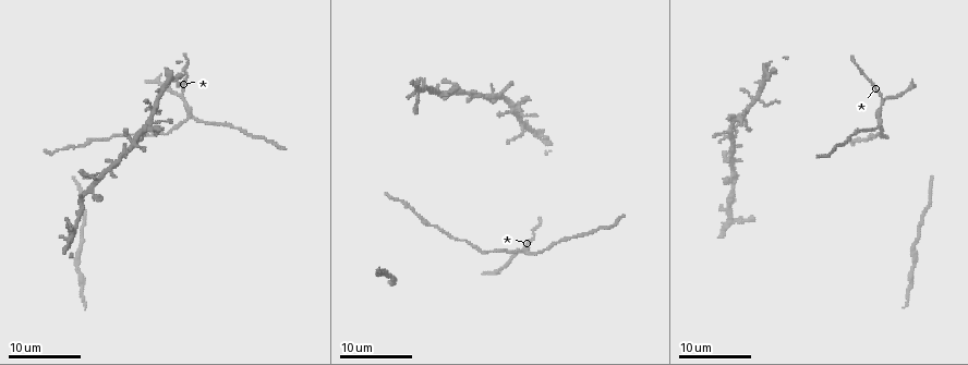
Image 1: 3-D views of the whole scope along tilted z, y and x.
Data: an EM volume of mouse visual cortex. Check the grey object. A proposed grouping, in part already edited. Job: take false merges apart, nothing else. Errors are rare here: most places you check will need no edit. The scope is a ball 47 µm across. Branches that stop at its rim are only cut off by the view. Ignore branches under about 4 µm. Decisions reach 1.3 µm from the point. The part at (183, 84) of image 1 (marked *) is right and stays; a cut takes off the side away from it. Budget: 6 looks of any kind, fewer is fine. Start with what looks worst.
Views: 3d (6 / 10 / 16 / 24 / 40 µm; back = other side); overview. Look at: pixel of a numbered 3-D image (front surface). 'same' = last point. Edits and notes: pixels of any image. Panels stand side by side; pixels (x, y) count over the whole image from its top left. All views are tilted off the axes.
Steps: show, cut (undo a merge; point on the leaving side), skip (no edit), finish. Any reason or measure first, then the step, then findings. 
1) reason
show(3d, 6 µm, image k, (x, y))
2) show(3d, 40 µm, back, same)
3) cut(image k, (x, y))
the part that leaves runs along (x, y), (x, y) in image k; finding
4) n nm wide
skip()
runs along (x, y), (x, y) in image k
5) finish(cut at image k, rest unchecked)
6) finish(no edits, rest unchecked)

a fork
show(3d, 24 µm, image 1, (189, 118))

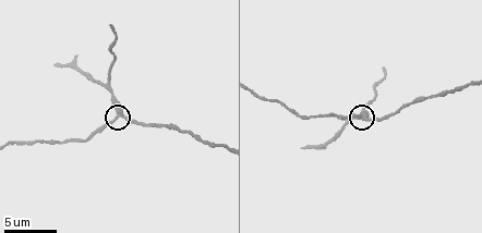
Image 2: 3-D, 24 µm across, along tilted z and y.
show(3d, 10 µm, image 2, (121, 115))

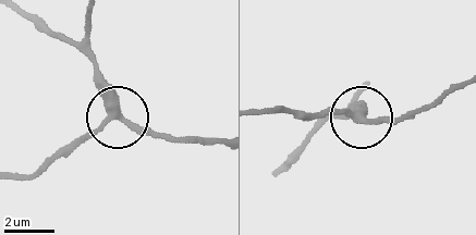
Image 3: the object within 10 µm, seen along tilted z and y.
show(3d, 10 µm, back, image 3, (112, 116))

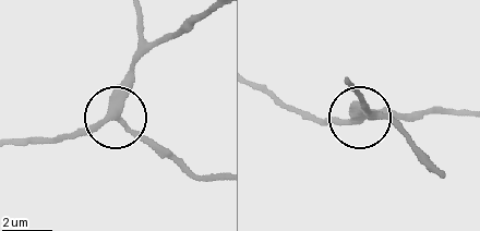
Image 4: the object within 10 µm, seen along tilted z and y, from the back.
side arm 18 µm
skip()
runs along (138, 17), (141, 53), (120, 110), (58, 136) in image 4; one neuron here

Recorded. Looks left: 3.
show(3d, 6 µm, image 2, (222, 144))

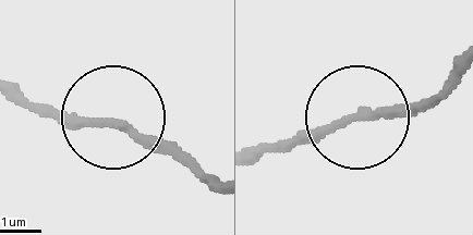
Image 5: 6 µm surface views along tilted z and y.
show(3d, 6 µm, back, image 5, (103, 123))

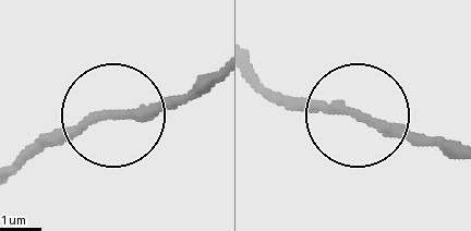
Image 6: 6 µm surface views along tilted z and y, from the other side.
210 nm wide
skip()
runs along (214, 71), (149, 107), (27, 143) in image 6; continuous, no second neuron

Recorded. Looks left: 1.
thin neck
show(3d, 10 µm, image 2, (184, 133))

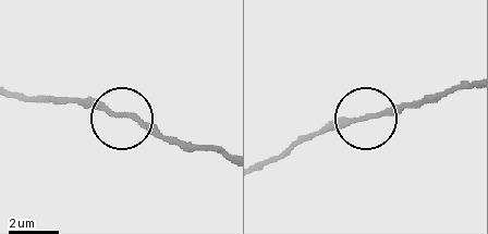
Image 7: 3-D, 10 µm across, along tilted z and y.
180 nm wide
skip()
all the same neuron

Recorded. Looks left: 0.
finish(no edits, rest unchecked)

